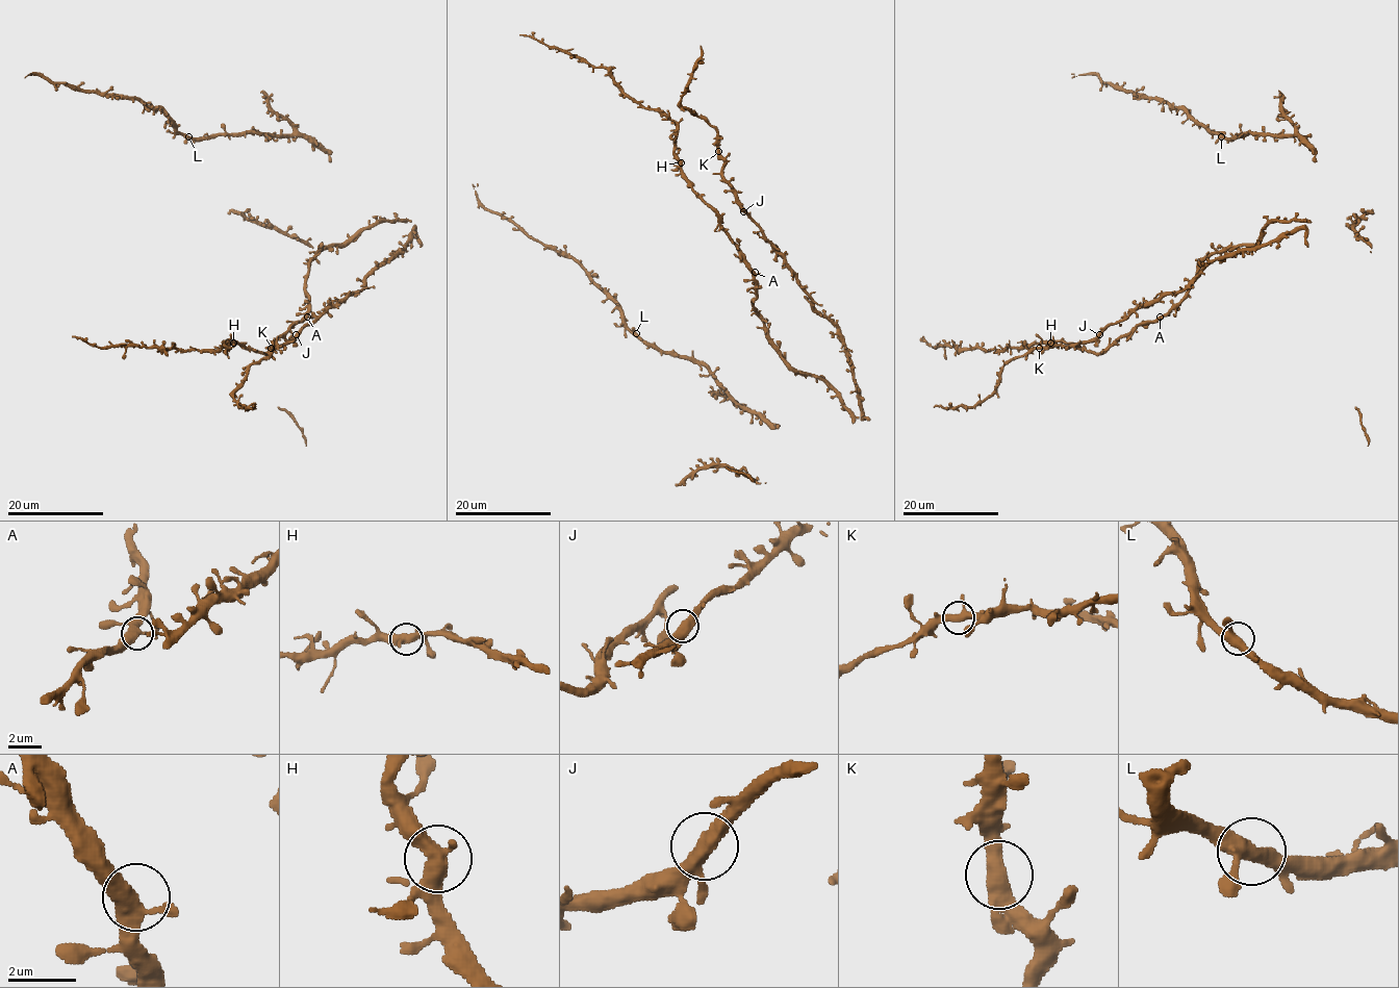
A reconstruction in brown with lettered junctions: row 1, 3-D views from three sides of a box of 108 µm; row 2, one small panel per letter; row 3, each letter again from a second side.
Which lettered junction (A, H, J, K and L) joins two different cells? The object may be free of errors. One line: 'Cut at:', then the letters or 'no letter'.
Cut at: no letter

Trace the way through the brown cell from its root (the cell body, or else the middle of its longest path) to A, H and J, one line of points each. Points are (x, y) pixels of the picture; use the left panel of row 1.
A: (375, 224), (357, 230), (342, 245), (325, 247), (310, 261), (306, 282), (307, 317)
H: (375, 224), (357, 230), (342, 245), (327, 246), (316, 254), (307, 271), (308, 311), (268, 353), (232, 343)
J: (375, 224), (407, 220), (414, 228), (404, 246), (376, 268), (358, 292), (332, 305), (296, 334)

